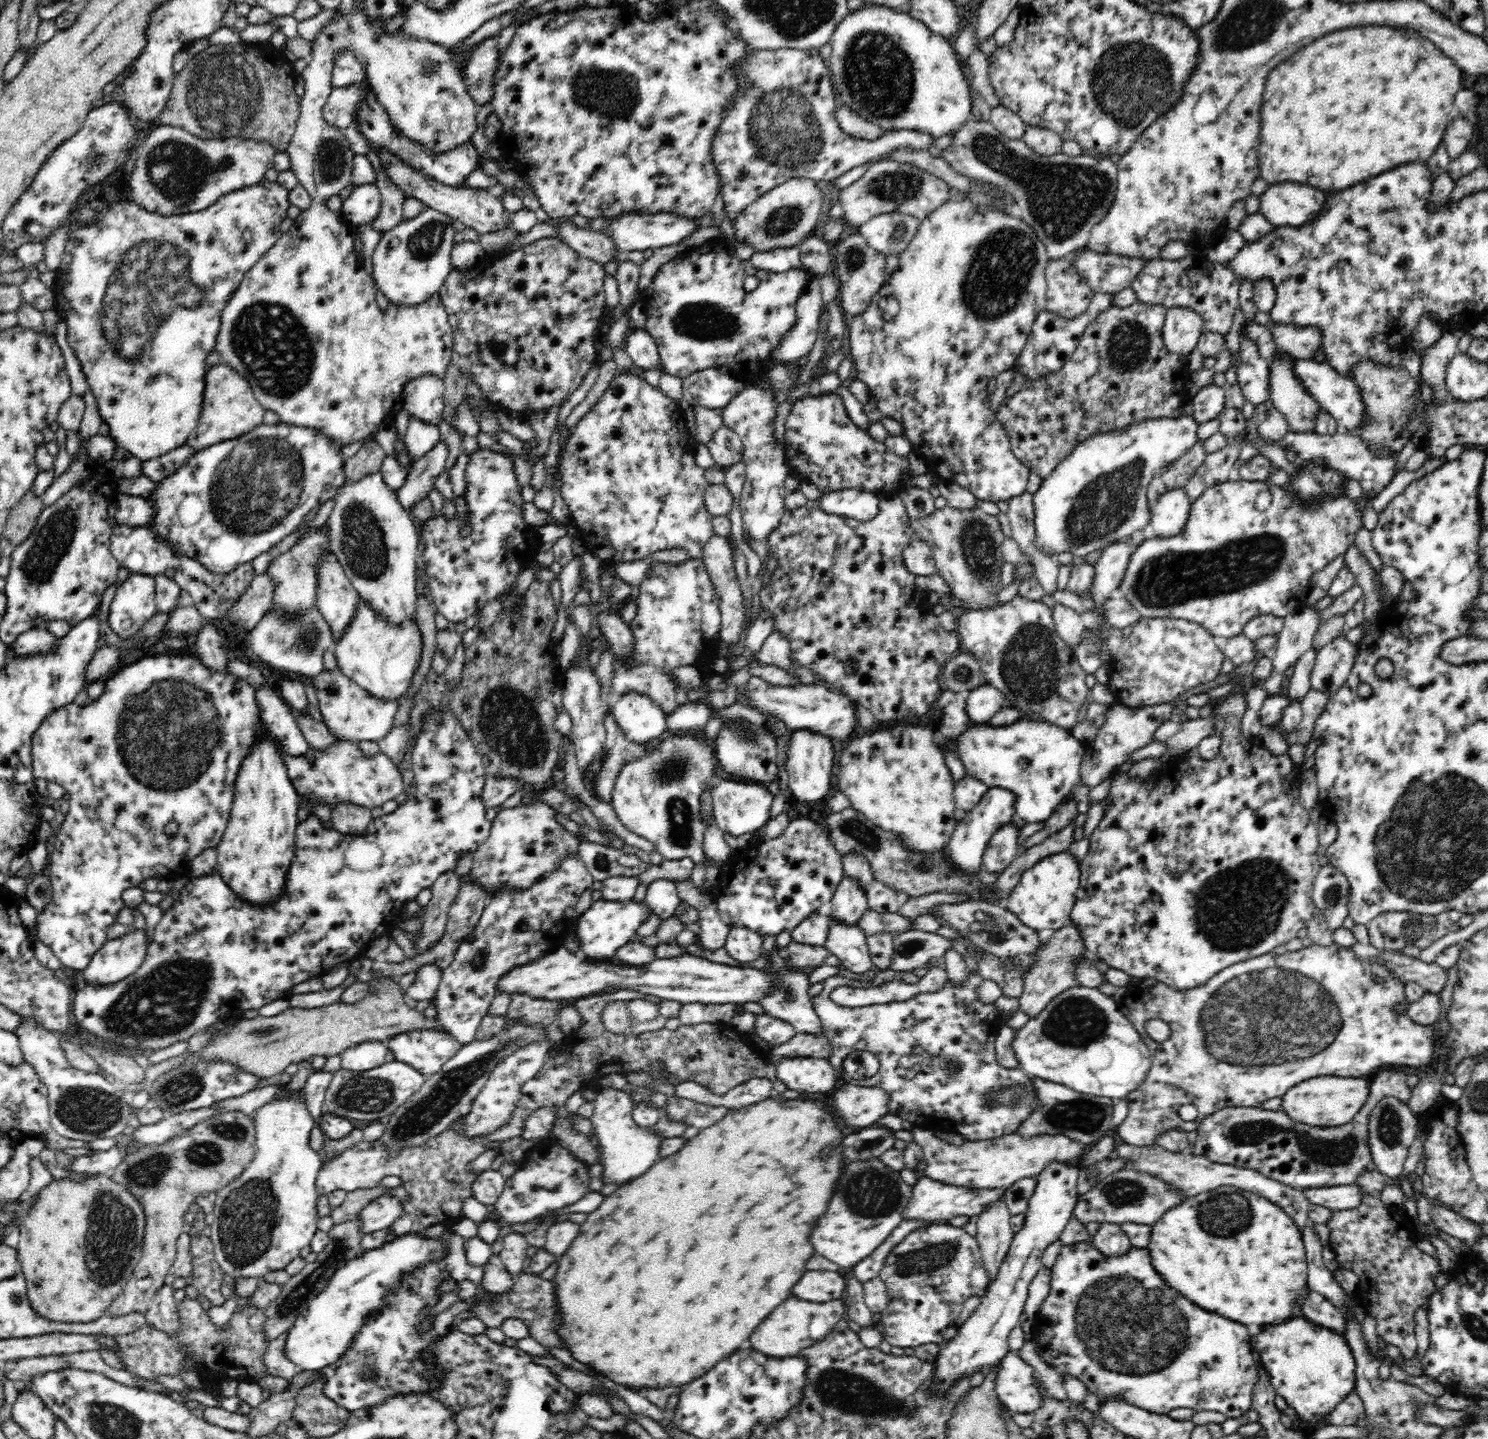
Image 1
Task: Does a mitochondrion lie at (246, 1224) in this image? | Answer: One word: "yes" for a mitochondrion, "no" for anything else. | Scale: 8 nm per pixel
yes

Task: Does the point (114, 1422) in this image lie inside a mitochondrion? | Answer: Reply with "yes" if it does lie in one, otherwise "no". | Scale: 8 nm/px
yes

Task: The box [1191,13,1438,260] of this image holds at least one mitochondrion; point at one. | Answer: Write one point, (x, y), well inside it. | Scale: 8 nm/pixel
(1390, 210)

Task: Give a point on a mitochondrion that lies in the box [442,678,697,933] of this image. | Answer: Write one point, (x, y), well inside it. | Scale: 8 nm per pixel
(517, 738)

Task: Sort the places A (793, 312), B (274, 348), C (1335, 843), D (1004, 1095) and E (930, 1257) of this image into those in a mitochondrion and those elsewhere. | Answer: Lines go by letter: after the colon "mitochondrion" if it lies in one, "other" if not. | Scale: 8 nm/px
A: other
B: mitochondrion
C: other
D: mitochondrion
E: mitochondrion

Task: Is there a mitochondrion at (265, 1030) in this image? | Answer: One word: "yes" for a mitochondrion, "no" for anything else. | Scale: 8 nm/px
yes

